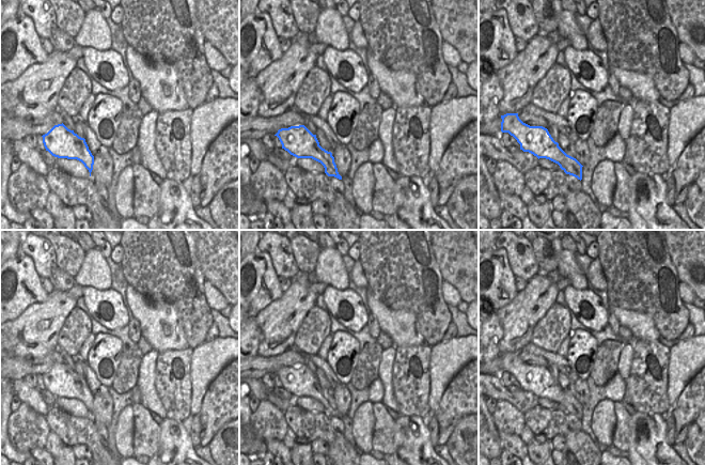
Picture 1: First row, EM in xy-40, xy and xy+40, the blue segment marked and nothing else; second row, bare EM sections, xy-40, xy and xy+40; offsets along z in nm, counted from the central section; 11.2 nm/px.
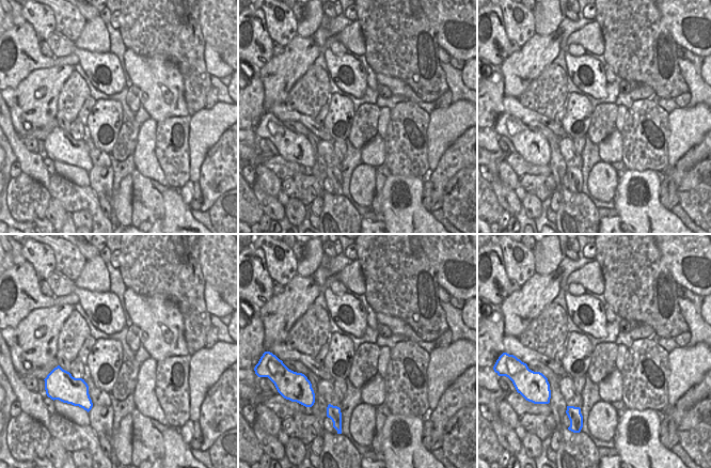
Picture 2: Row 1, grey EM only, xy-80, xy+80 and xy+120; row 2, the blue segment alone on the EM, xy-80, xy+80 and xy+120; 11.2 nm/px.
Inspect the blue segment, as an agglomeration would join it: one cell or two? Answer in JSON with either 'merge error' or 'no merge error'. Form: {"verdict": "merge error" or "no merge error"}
{"verdict": "no merge error"}

